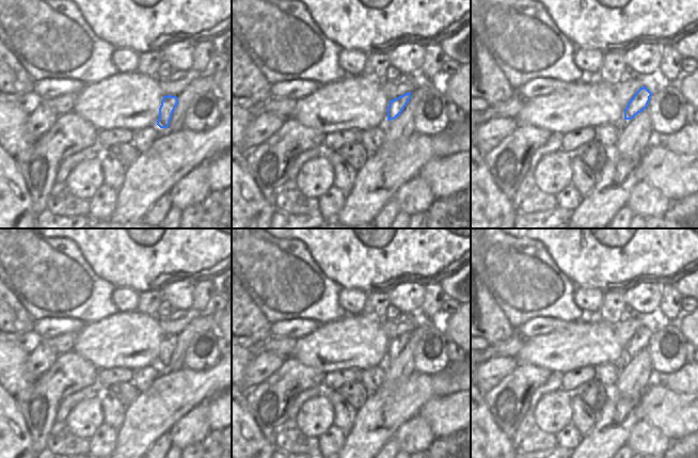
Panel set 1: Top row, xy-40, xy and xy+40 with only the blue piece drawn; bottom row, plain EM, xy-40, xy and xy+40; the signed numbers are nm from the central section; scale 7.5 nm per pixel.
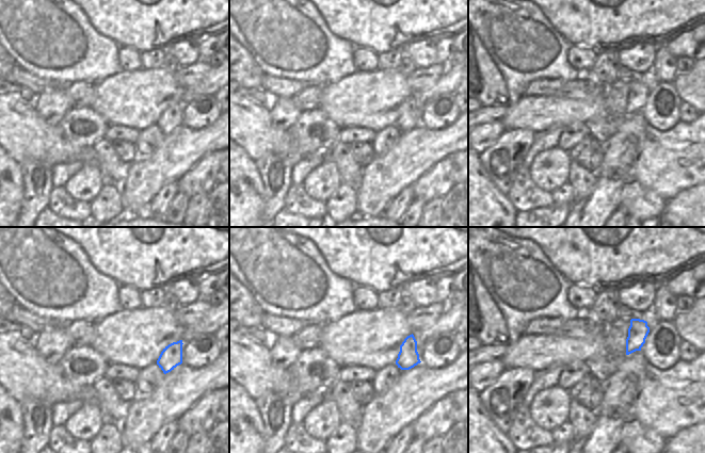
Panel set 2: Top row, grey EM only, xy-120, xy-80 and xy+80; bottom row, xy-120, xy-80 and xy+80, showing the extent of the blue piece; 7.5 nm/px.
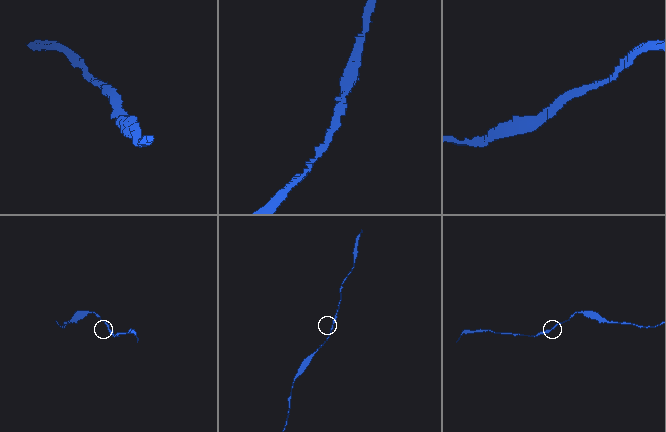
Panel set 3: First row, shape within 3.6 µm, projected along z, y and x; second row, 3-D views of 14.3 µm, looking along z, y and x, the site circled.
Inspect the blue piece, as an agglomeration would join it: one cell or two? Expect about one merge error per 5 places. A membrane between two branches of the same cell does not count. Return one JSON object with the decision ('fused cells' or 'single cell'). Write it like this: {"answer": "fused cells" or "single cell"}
{"answer": "single cell"}

